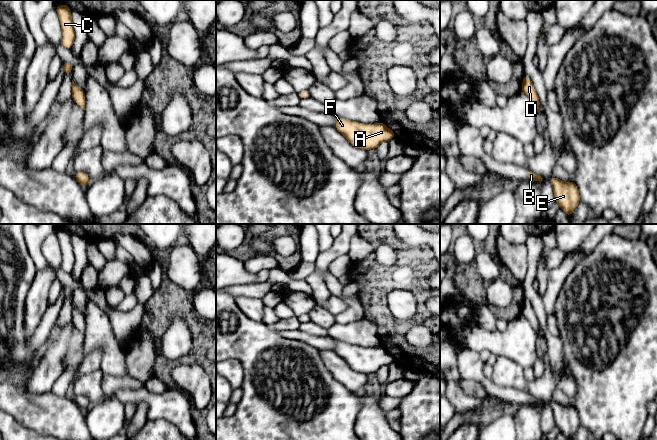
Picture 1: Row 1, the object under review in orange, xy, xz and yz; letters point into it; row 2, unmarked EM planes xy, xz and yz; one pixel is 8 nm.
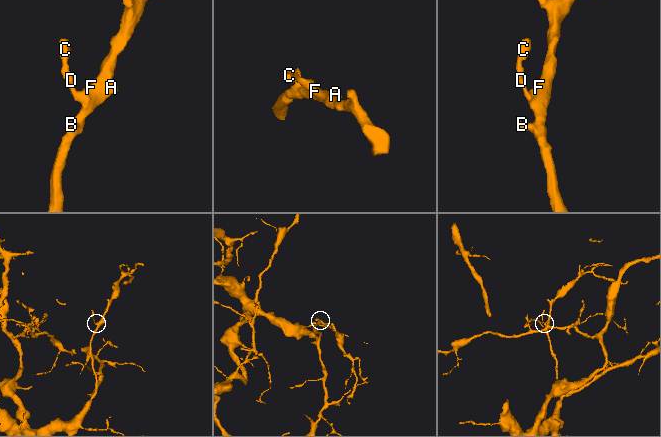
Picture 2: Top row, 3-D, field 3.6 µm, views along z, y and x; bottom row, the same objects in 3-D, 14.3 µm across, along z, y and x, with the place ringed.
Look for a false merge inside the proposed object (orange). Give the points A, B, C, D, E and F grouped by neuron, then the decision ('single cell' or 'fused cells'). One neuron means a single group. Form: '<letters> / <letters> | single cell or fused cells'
A B C D E F | single cell

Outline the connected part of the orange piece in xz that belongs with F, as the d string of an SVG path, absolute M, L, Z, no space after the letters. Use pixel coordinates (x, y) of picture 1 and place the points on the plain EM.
M336 340L335 352L356 372L376 373L382 366L395 362L393 354L382 346L366 349Z

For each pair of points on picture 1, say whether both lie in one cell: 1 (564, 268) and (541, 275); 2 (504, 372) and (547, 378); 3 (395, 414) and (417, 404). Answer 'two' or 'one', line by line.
1: two
2: one
3: two

